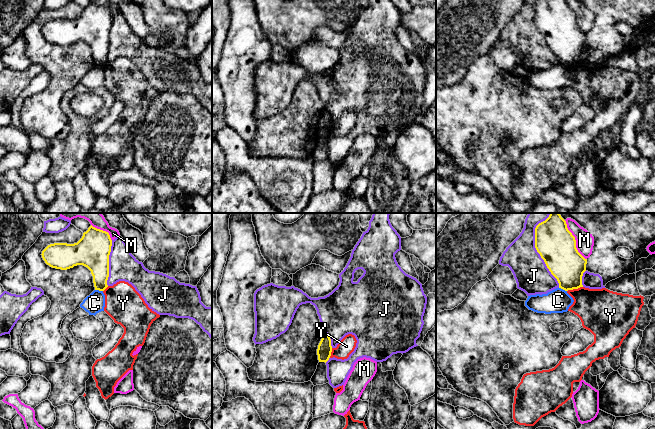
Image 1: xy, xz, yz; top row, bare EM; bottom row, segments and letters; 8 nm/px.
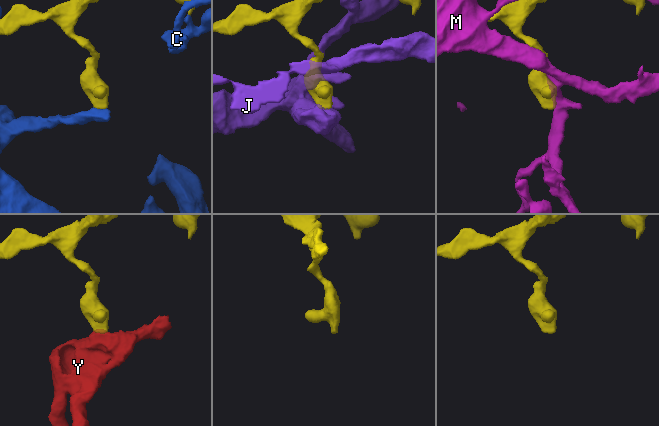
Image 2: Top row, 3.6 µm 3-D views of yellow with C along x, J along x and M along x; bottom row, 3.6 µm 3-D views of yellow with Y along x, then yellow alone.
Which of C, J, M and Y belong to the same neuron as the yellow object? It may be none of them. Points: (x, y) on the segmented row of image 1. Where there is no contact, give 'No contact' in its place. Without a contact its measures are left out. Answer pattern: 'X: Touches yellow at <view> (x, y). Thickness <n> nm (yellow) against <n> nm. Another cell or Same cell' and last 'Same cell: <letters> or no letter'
C: Touches yellow at yz (562, 288). Thickness 280 nm (yellow) against 190 nm. Another cell
J: Touches yellow at yz (536, 249). Thickness 300 nm (yellow) against 280 nm. Another cell
M: Touches yellow at yz (575, 240). Thickness 300 nm (yellow) against 140 nm. Another cell
Y: Touches yellow at yz (574, 288). Thickness 280 nm (yellow) against 320 nm. Another cell
Same cell: no letter

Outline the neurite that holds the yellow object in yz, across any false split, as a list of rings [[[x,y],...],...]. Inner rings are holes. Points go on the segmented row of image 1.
[[[550,213],[545,221],[536,226],[535,248],[551,274],[557,279],[559,288],[568,291],[583,287],[582,276],[586,271],[587,259],[578,252],[575,237],[559,213]]]

